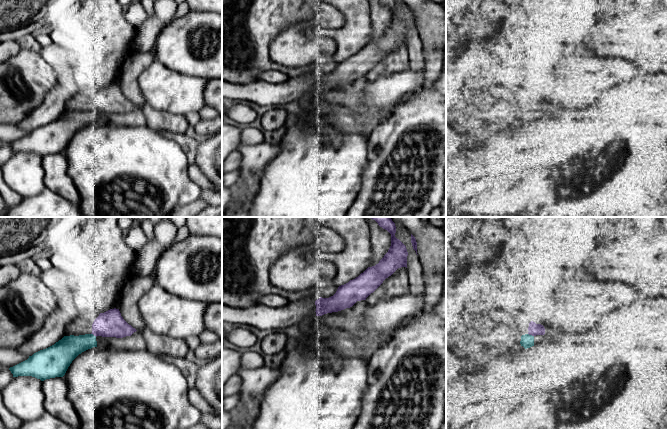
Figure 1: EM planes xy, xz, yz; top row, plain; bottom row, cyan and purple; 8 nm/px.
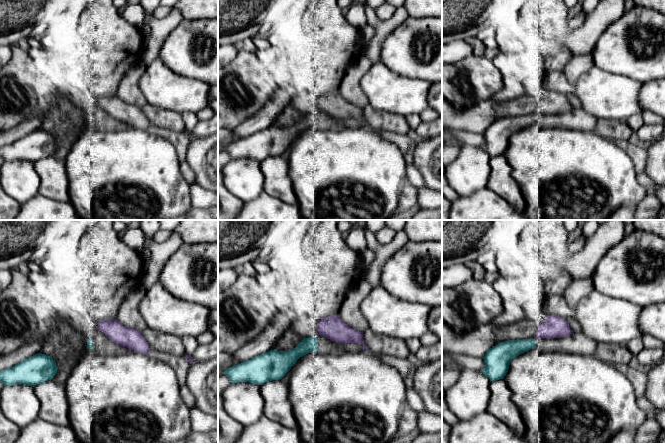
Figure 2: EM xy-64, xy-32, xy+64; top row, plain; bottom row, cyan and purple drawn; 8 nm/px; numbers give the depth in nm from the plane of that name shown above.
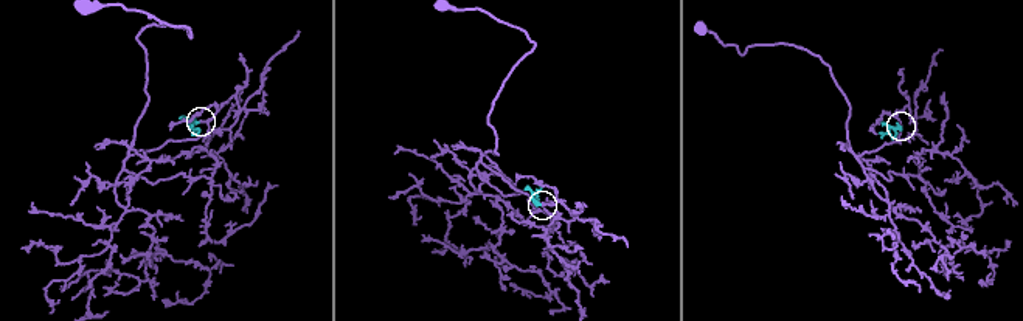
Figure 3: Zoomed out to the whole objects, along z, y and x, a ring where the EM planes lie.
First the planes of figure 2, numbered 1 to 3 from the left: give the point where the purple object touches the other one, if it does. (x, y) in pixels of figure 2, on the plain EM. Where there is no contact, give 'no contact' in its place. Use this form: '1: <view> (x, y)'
1: no contact
2: xy-32 (314, 113)
3: no contact

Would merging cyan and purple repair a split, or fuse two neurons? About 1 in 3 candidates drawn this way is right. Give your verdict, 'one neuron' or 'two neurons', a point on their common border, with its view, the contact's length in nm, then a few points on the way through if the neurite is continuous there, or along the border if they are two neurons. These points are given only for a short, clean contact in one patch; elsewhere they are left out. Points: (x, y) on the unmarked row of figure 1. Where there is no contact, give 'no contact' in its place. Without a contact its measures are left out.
two neurons; meets cyan in yz at (531, 111); contact 50 nm long

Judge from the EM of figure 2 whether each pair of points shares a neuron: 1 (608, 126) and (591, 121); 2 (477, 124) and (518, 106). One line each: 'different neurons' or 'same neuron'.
1: different neurons
2: same neuron

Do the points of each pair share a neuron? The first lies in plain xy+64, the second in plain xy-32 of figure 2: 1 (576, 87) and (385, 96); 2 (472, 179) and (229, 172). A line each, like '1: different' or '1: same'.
1: same
2: same

